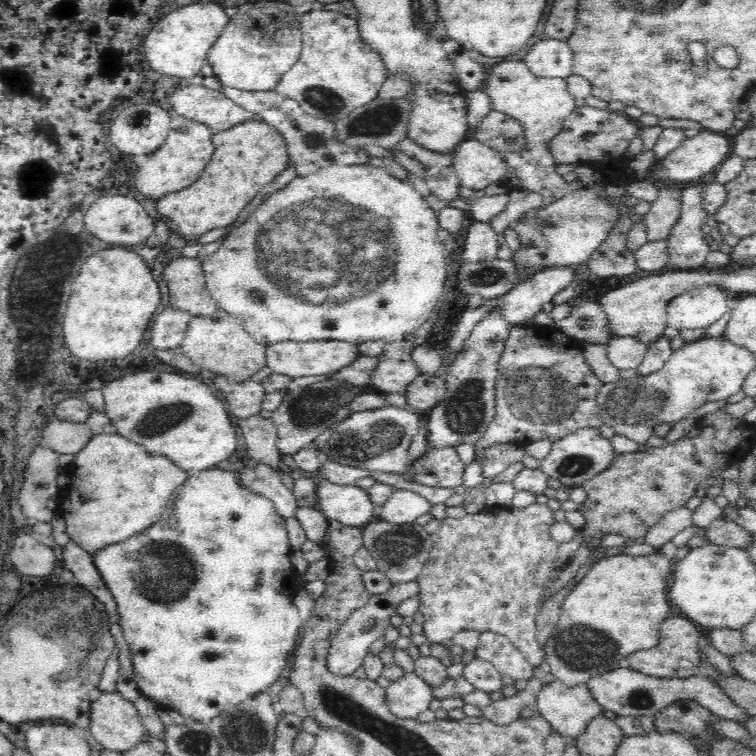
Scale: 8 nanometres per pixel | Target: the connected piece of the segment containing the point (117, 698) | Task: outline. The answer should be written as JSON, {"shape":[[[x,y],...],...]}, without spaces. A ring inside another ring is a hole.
{"shape":[[[102,691],[96,701],[91,702],[91,722],[89,724],[91,733],[96,742],[103,749],[124,752],[134,748],[142,742],[142,736],[146,734],[145,726],[142,724],[138,709],[130,700],[124,699],[118,691]]]}

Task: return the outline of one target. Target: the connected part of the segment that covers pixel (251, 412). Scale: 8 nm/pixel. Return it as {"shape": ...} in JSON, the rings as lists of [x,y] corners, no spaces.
{"shape":[[[215,375],[214,384],[218,391],[228,402],[230,412],[240,418],[250,418],[263,413],[265,395],[264,386],[254,380],[244,380],[240,383],[230,384],[226,376]]]}

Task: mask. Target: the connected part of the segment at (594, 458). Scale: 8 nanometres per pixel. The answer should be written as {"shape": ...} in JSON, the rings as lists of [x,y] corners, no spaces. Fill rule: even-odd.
{"shape":[[[584,428],[552,444],[552,452],[541,461],[540,468],[554,480],[570,487],[580,487],[587,480],[606,470],[616,458],[611,440],[602,438],[598,429]]]}

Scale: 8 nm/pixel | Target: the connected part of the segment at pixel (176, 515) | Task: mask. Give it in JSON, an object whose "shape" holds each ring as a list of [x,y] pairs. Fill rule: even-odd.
{"shape":[[[211,468],[194,472],[193,476],[188,475],[186,482],[174,490],[170,506],[172,508],[168,508],[162,514],[162,520],[158,520],[144,532],[93,553],[94,564],[118,603],[120,628],[125,641],[128,642],[135,681],[140,694],[153,700],[161,708],[176,710],[190,721],[196,720],[209,725],[221,712],[239,705],[257,692],[265,691],[280,678],[280,672],[287,666],[286,660],[293,654],[302,634],[303,623],[298,608],[293,603],[293,596],[299,588],[297,582],[299,574],[290,563],[293,551],[289,543],[286,520],[278,515],[271,500],[254,494],[242,486],[237,471]]]}

